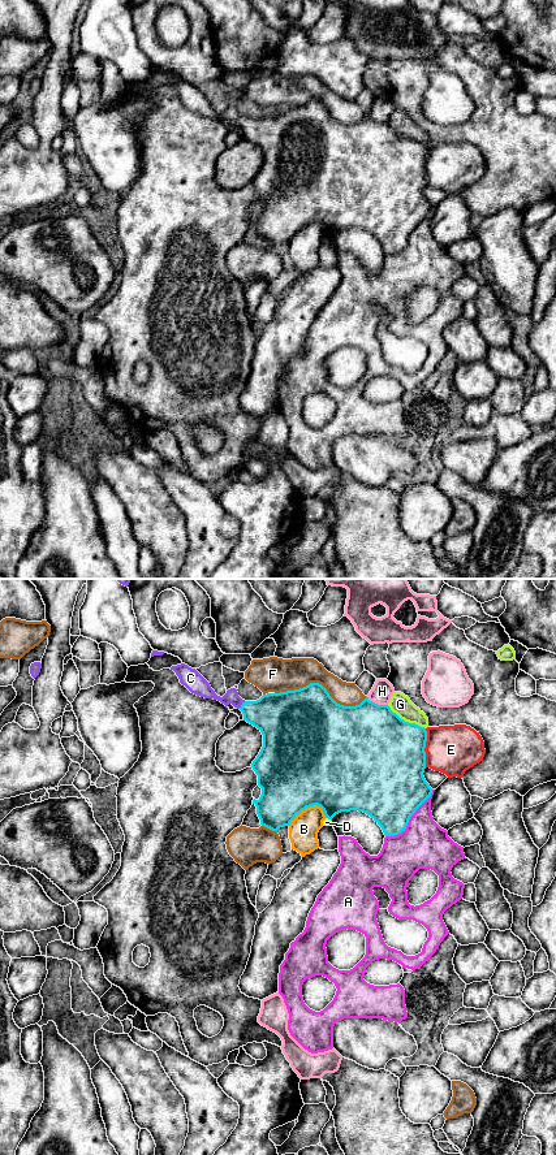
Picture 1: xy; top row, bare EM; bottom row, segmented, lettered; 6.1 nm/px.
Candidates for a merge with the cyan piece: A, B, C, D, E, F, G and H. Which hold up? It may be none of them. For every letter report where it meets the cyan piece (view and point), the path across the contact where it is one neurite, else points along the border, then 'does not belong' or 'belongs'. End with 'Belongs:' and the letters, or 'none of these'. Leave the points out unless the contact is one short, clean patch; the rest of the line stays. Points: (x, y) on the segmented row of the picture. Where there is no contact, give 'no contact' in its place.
A: meets cyan in xy at (409, 818); does not belong
B: meets cyan in xy at (307, 807); does not belong
C: meets cyan in xy at (241, 705); runs through xy (280, 716), (255, 713), (241, 705), (205, 690); belongs
D: meets cyan in xy at (328, 818); does not belong
E: meets cyan in xy at (425, 747); does not belong
F: meets cyan in xy at (322, 686); does not belong
G: meets cyan in xy at (406, 722); does not belong
H: meets cyan in xy at (376, 704); does not belong
Belongs: C

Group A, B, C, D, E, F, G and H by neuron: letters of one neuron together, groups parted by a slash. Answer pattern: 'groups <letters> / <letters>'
groups A / B / C / D / E / F / G / H

